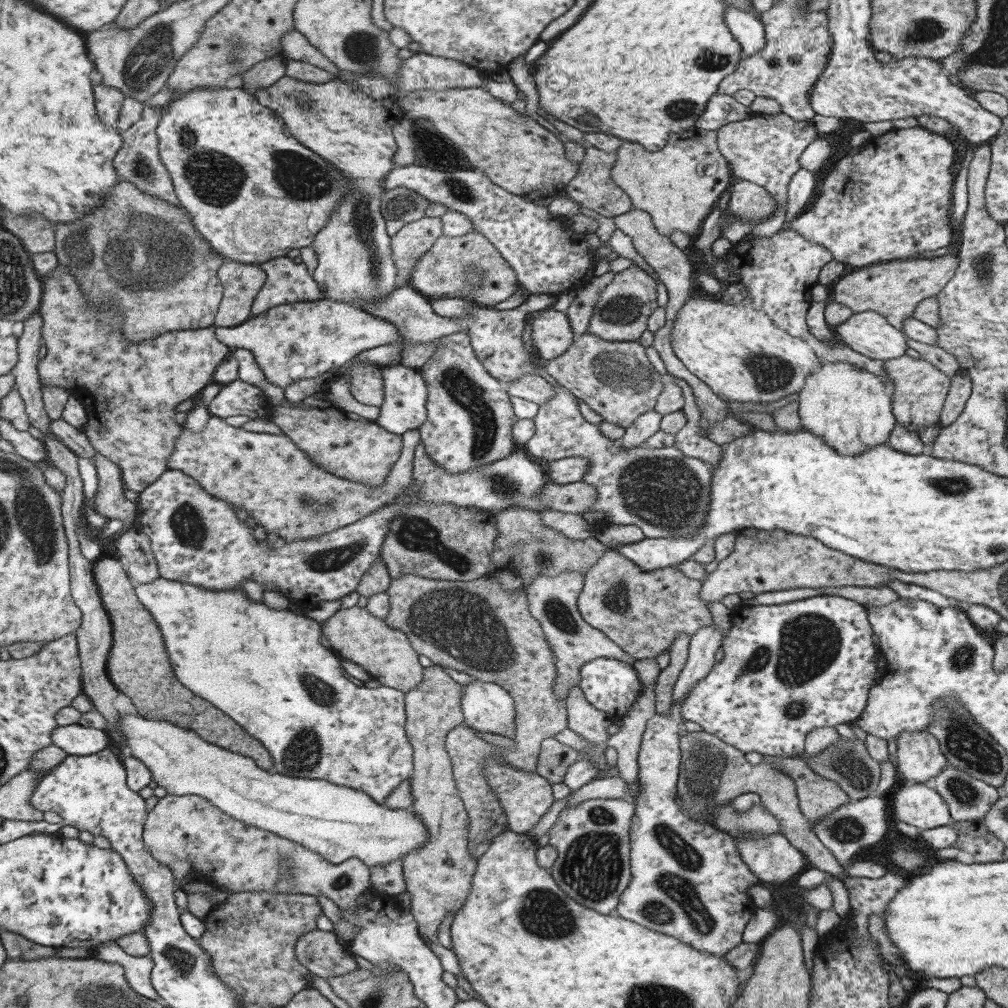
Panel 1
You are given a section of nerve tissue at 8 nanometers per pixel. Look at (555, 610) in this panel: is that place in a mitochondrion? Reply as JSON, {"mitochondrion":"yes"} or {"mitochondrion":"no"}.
{"mitochondrion":"yes"}

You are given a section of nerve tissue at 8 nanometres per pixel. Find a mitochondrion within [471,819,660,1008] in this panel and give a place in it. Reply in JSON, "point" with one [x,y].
{"point":[542,912]}

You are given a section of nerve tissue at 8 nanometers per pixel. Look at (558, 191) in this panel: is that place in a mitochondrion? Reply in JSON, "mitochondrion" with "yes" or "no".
{"mitochondrion":"no"}

